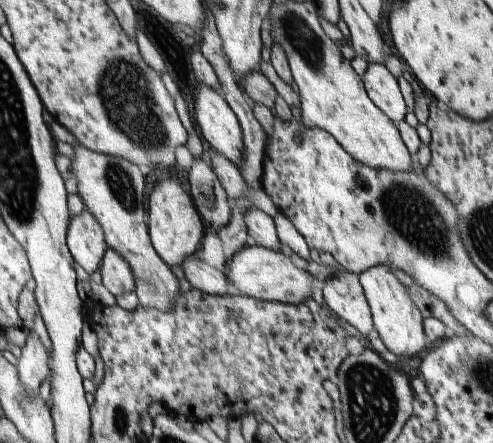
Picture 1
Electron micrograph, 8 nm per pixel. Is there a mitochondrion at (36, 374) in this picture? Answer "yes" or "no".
no

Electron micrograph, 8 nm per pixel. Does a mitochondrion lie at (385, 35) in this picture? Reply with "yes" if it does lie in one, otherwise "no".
no

